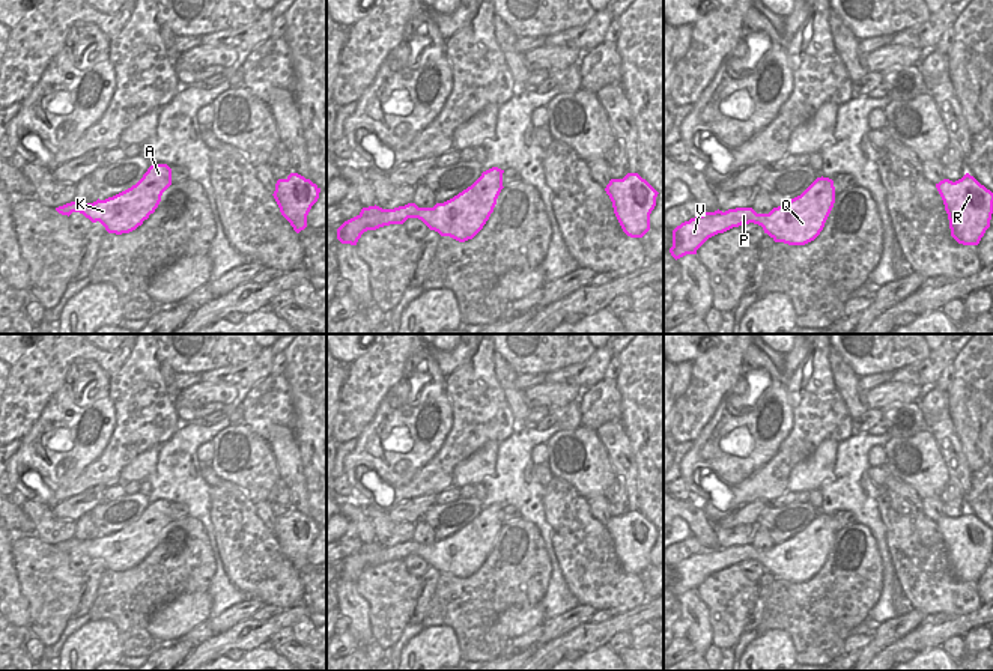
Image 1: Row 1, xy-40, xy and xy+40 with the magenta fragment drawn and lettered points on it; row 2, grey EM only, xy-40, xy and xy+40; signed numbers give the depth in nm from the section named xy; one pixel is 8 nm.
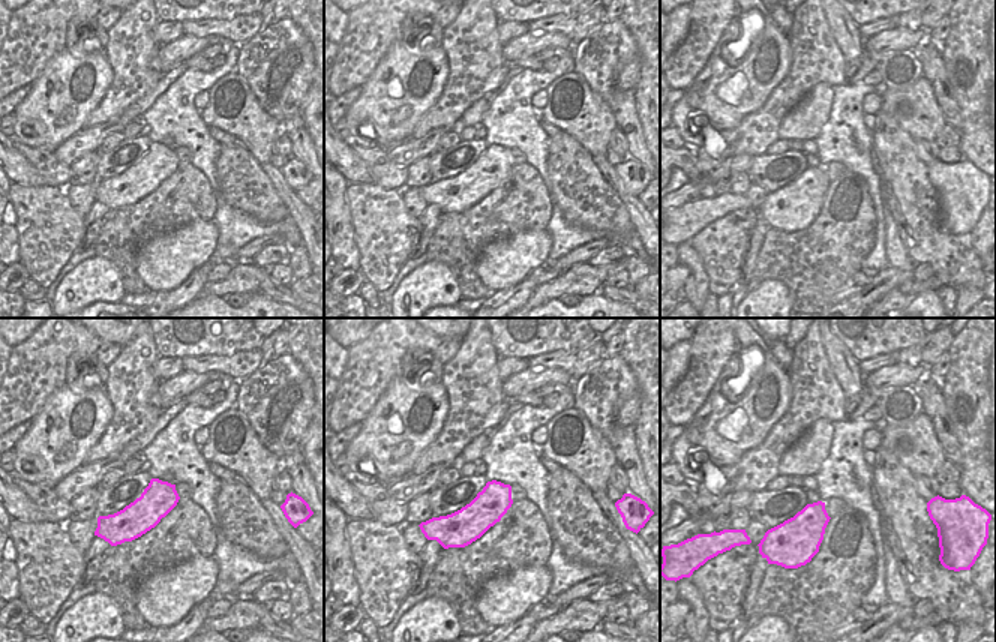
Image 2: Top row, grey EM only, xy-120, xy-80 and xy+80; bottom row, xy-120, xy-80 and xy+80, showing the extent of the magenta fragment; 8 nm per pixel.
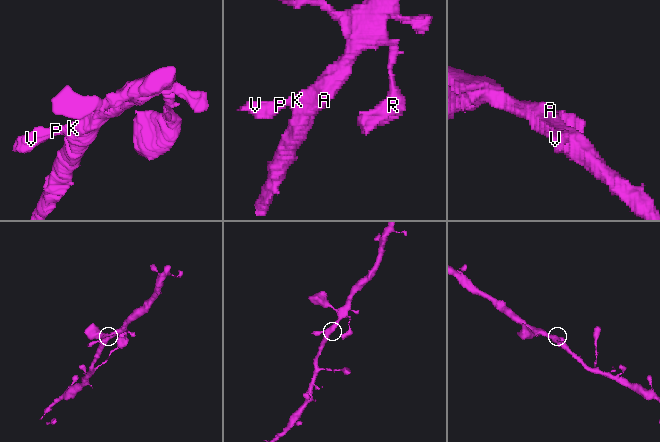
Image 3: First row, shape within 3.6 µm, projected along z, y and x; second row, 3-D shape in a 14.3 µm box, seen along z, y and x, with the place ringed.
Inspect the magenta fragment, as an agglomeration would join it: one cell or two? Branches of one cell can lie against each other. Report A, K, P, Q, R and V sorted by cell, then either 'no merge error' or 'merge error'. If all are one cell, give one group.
A K P Q R V | no merge error

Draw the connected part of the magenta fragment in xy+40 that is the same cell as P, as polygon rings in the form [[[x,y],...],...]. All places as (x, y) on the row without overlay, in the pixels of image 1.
[[[817,515],[800,533],[773,545],[769,551],[757,551],[752,545],[736,545],[725,549],[703,549],[701,552],[682,560],[673,567],[671,593],[677,597],[686,591],[697,591],[697,587],[712,573],[724,570],[742,561],[758,561],[775,579],[788,582],[805,582],[814,578],[824,564],[824,560],[835,540],[835,524],[829,515]]]

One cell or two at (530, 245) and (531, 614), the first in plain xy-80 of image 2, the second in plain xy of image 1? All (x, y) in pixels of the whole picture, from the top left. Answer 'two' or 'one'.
one

